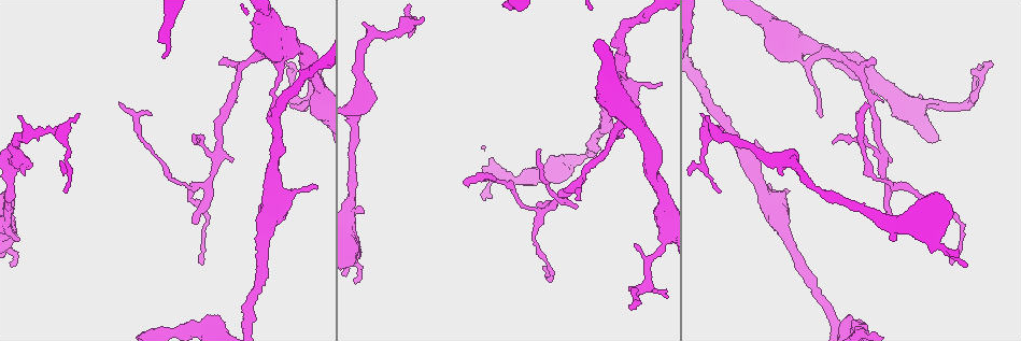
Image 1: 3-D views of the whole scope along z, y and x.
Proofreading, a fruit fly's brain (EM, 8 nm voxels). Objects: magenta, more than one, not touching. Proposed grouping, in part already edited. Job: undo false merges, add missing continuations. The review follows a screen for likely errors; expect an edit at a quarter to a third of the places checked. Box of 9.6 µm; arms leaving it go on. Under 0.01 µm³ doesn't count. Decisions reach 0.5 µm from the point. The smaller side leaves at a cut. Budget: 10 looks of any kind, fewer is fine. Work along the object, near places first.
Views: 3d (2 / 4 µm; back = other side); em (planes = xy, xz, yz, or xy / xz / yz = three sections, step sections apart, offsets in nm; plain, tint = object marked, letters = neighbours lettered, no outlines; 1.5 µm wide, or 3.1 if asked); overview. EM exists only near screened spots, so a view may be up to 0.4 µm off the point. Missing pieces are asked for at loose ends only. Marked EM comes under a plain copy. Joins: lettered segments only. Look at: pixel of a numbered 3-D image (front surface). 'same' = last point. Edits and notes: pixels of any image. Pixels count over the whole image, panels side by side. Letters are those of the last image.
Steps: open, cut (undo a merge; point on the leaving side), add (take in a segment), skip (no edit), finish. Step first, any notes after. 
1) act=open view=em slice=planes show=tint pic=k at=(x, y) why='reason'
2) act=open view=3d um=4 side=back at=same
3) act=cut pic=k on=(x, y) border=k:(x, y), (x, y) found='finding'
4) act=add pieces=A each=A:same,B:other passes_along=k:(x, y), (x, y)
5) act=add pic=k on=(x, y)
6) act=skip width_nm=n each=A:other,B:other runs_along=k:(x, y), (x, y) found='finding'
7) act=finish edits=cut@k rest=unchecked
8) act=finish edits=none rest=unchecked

act=open view=em slice=planes show=letters pic=1 at=(364, 23) why='an open end'

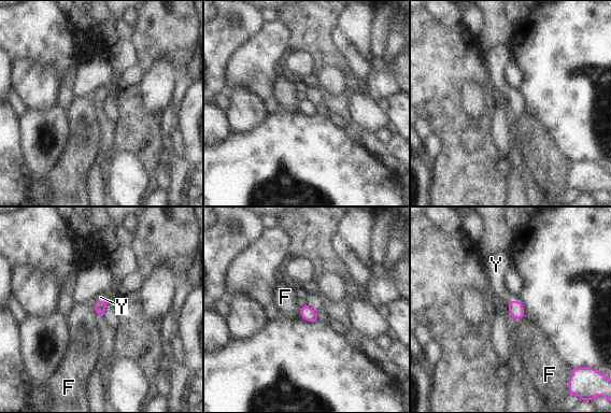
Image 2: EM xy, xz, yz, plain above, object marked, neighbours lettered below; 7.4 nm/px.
act=add pieces=Y each=F:other,Y:same found='the neuron continues'

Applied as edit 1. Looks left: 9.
act=open view=overview

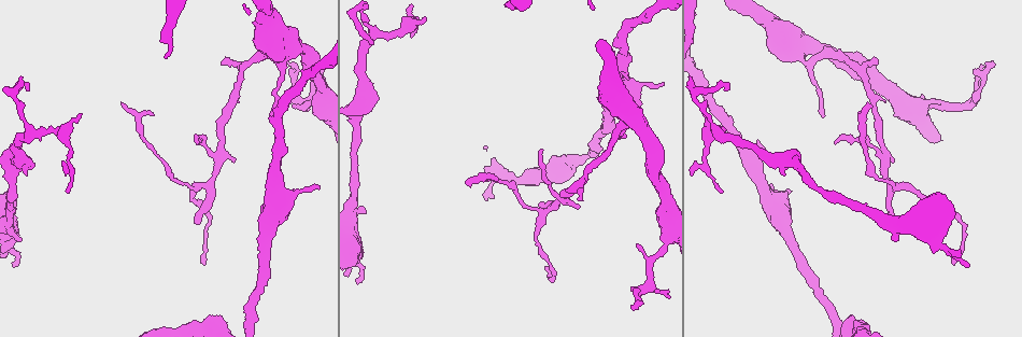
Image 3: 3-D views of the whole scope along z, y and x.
act=open view=3d um=4 pic=3 at=(282, 55) why='sharp bend'

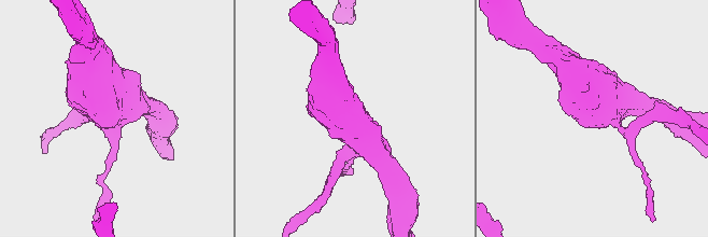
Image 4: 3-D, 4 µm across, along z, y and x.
act=open view=em slice=planes show=letters pic=4 at=(611, 116) why='need the tissue'

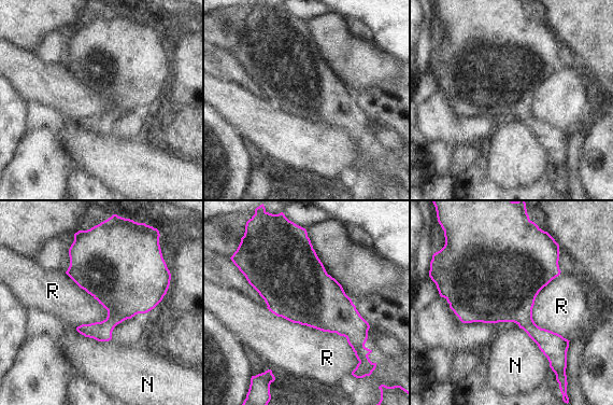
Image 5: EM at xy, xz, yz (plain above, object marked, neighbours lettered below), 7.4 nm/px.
act=skip width_nm=110 each=N:other,R:other border=5:(266, 307), (342, 335), (357, 359) found='all the same neuron'

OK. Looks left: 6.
act=open view=em slice=planes show=tint pic=3 at=(292, 105) why='an open end'

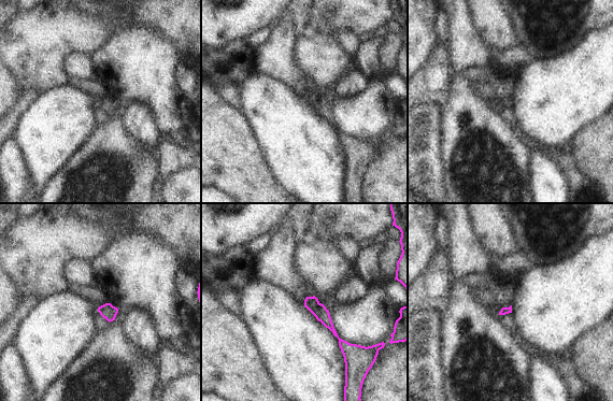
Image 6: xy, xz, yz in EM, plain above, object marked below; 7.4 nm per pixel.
act=open view=em slice=planes show=letters at=same

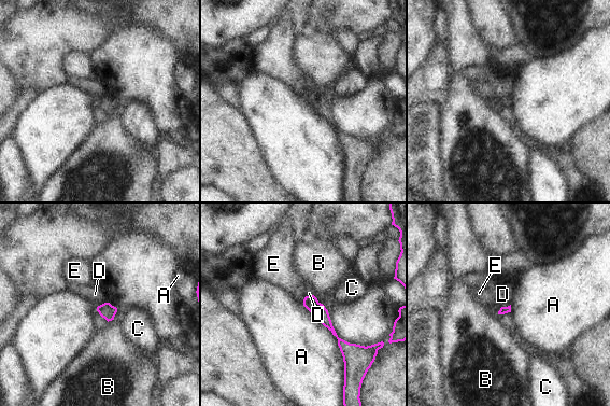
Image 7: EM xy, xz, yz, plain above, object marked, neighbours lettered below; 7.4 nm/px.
act=skip longest_contact=A:600nm each=A:other,B:other,C:other,D:other,E:other runs_along=7:(308, 298), (335, 335), (353, 347) found='none of them fits'

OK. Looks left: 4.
act=finish edits=add@2 rest=unchecked

